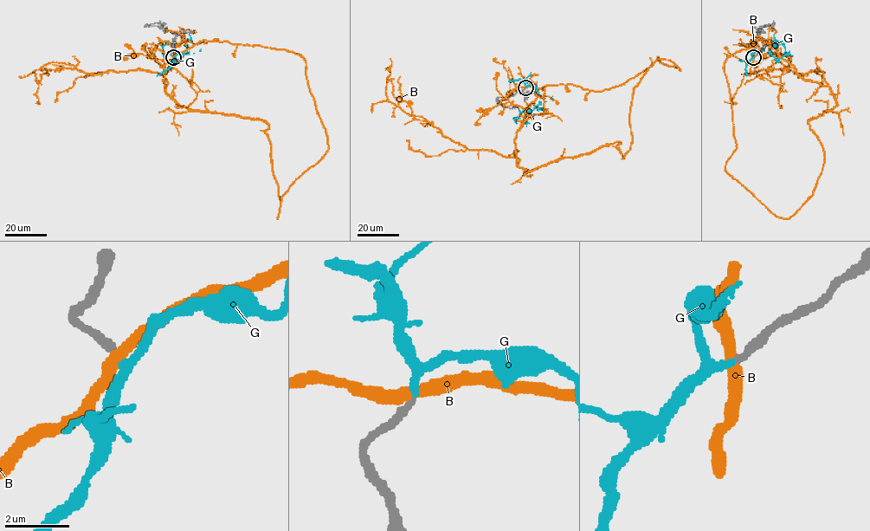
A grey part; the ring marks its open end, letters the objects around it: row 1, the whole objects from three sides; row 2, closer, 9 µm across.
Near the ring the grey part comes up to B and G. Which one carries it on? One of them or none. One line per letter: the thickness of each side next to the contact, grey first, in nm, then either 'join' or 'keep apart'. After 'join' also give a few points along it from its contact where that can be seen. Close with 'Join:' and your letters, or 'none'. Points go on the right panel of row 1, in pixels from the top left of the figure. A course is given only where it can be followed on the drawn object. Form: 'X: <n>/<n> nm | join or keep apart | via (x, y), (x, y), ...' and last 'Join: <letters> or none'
B: 240/360 nm | keep apart
G: 240/190 nm | join | via (753, 57), (750, 55), (758, 50), (769, 52), (776, 60), (784, 55), (784, 46), (780, 42), (775, 43)
Join: G

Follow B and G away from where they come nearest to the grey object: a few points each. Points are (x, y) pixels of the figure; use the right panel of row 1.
B: (754, 57), (724, 64), (725, 171), (789, 218), (824, 162), (823, 74), (774, 62), (724, 101)
G: (753, 57), (750, 55), (758, 50), (769, 52), (776, 60), (784, 55), (784, 46), (780, 42), (775, 43)

